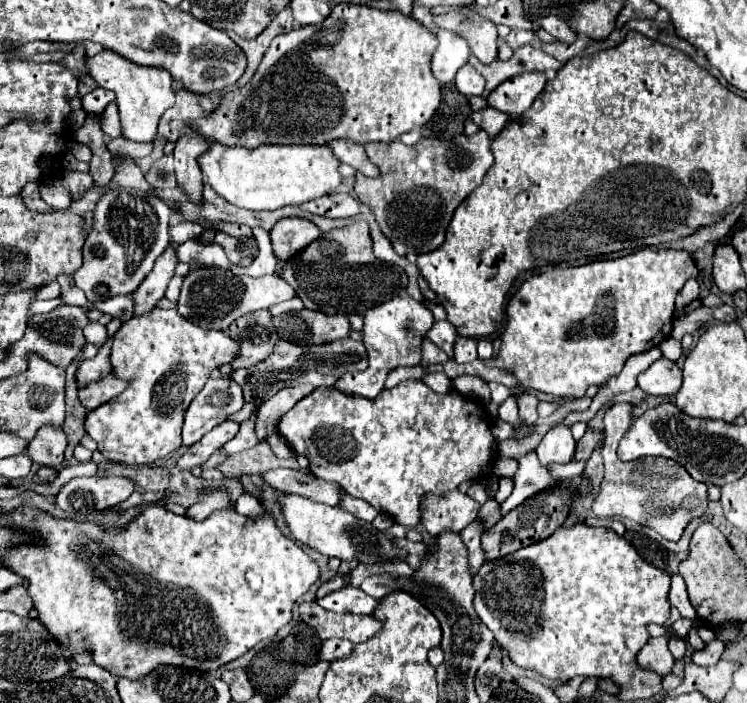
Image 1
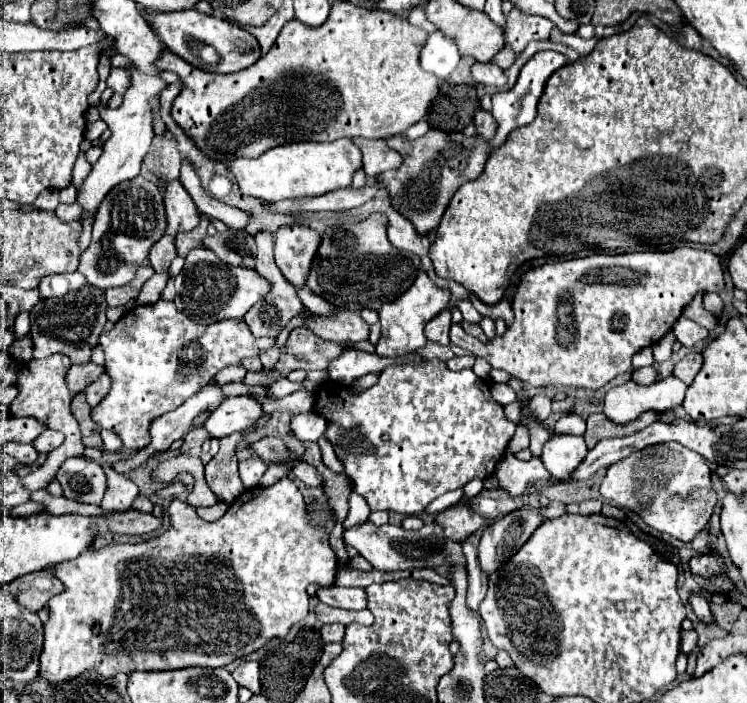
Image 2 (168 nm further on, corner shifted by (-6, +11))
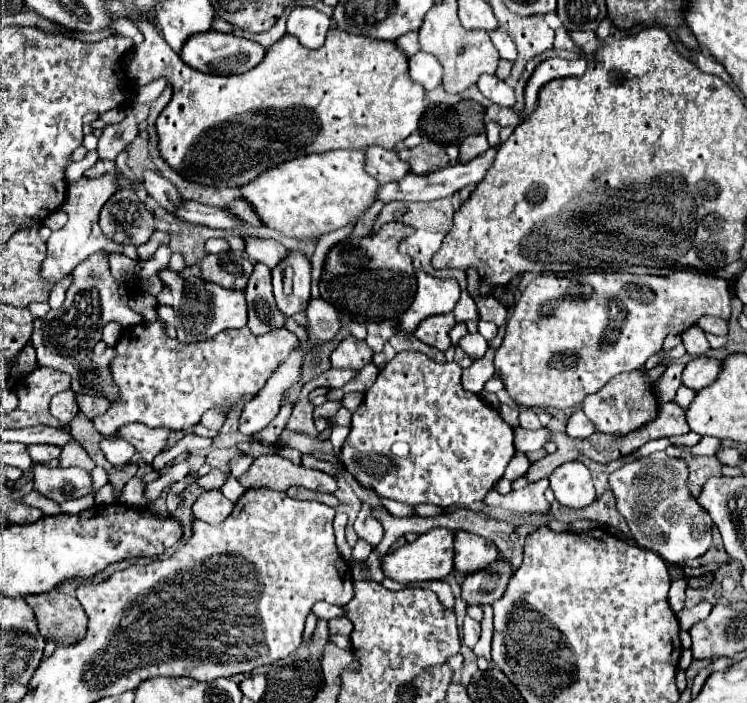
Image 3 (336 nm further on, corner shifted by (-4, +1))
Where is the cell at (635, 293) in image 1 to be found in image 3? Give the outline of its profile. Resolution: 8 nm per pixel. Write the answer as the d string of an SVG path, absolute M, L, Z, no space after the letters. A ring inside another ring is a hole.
M677 270L669 276L635 276L635 274L617 274L617 272L615 274L595 274L593 272L593 274L579 274L579 276L573 276L573 278L559 278L559 276L553 276L553 274L545 272L545 274L539 274L525 288L519 302L513 308L511 318L507 320L503 344L495 352L495 376L501 378L505 390L509 392L509 396L519 406L571 408L571 406L577 406L587 394L595 394L595 390L601 390L613 376L621 374L621 372L631 372L631 370L643 368L645 360L661 350L663 340L665 340L667 334L683 334L691 326L695 326L699 322L699 318L703 318L703 316L719 316L723 320L731 318L731 292L729 292L729 282L727 280L705 276L701 272L697 274L693 270Z

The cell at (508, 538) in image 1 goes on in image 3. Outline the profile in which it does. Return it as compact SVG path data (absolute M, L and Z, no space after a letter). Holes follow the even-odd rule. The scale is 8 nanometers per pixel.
M499 556L499 562L487 570L487 574L471 574L471 578L463 580L461 600L467 606L485 606L493 604L503 596L509 582L511 566Z

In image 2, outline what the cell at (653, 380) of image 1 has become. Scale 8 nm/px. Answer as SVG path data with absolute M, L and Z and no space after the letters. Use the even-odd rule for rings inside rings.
M699 352L687 354L683 360L679 360L679 362L675 364L675 368L673 368L673 376L679 378L679 380L683 380L685 384L691 384L693 378L695 378L695 374L699 372L701 364L703 364L703 358L701 358Z

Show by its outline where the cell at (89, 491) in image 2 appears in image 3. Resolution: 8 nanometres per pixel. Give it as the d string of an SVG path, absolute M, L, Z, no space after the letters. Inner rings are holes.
M33 464L33 488L61 504L89 494L91 476L79 468L51 468L47 464Z

